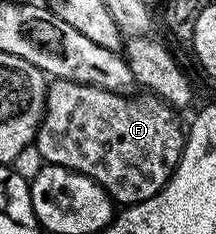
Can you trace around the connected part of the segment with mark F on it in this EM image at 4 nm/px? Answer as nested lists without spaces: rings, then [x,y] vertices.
[[[54,80],[47,91],[45,114],[37,132],[36,147],[45,165],[58,165],[95,179],[118,206],[143,203],[168,183],[185,148],[178,110],[152,95],[126,95],[87,83]]]

